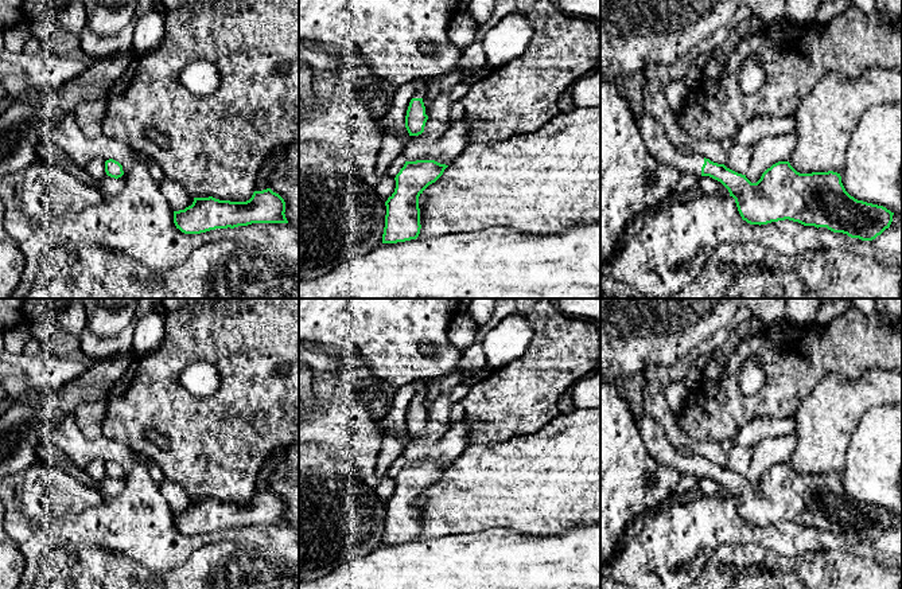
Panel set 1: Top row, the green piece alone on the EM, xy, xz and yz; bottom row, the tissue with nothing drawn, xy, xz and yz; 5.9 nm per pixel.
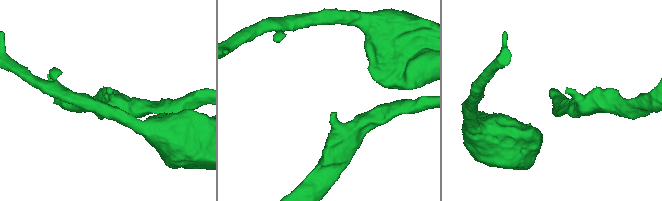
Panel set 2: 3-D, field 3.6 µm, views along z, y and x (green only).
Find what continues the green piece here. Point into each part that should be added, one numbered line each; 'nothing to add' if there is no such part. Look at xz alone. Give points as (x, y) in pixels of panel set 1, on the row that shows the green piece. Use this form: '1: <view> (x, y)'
1: xz (422, 82)

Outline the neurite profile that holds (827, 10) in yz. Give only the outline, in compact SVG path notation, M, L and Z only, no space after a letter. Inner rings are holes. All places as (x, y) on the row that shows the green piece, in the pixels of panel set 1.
M825 0L825 1L821 1L817 7L816 22L827 24L833 17L840 15L851 4L852 4L851 0Z

